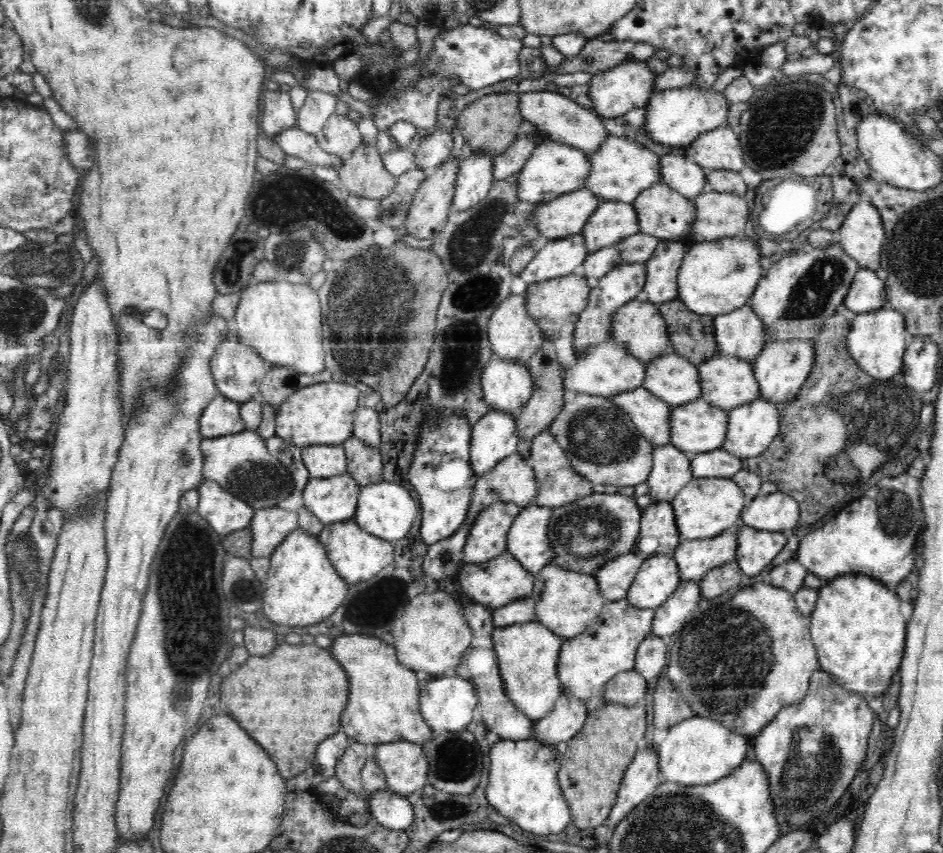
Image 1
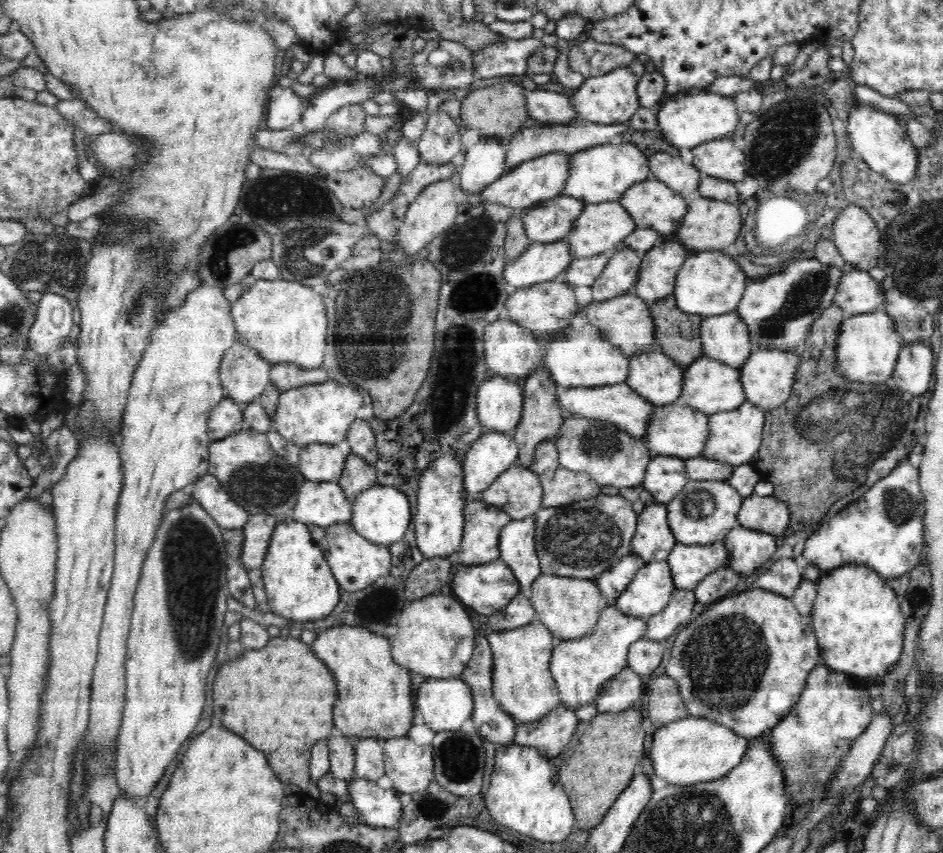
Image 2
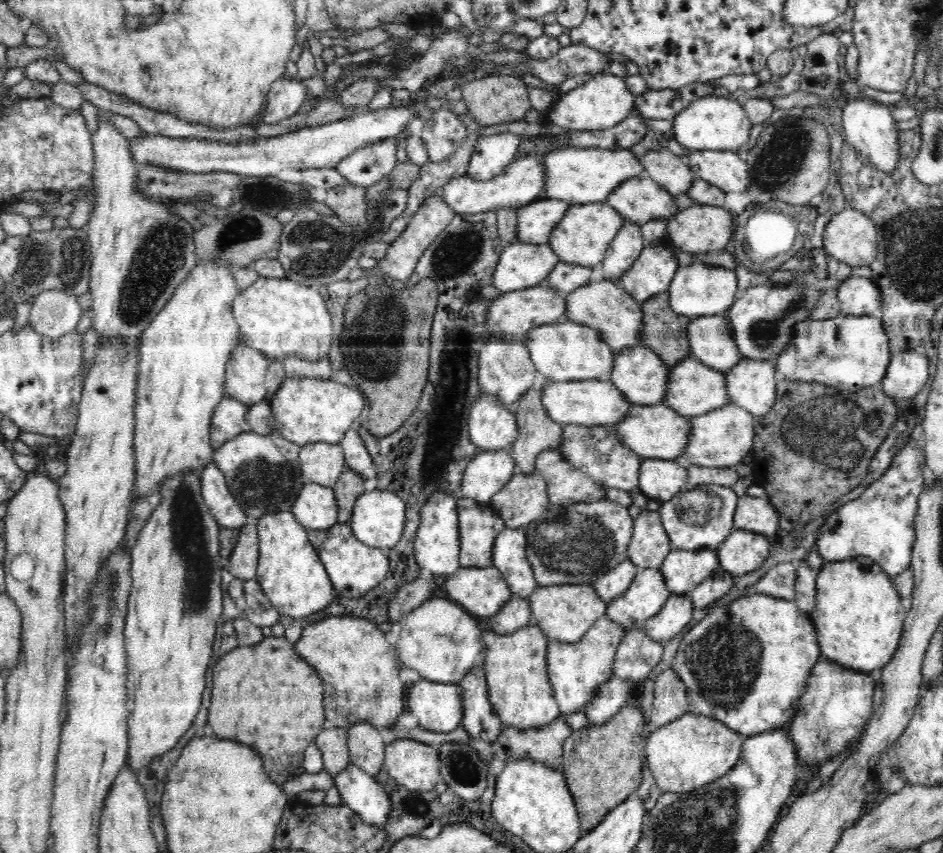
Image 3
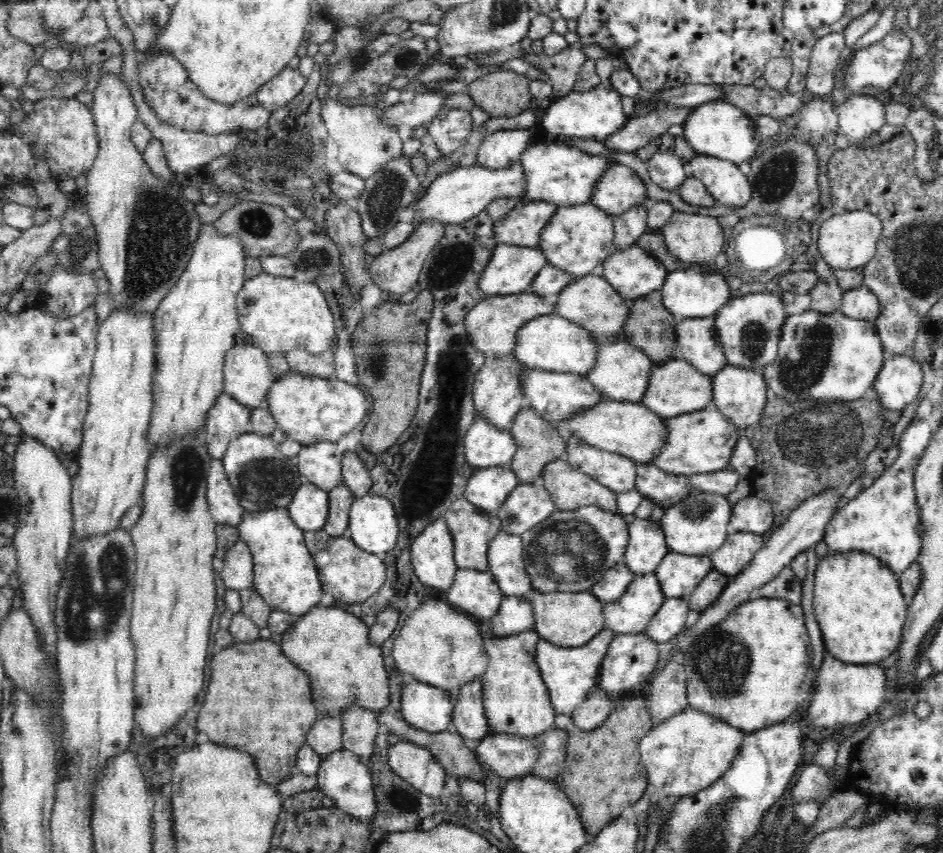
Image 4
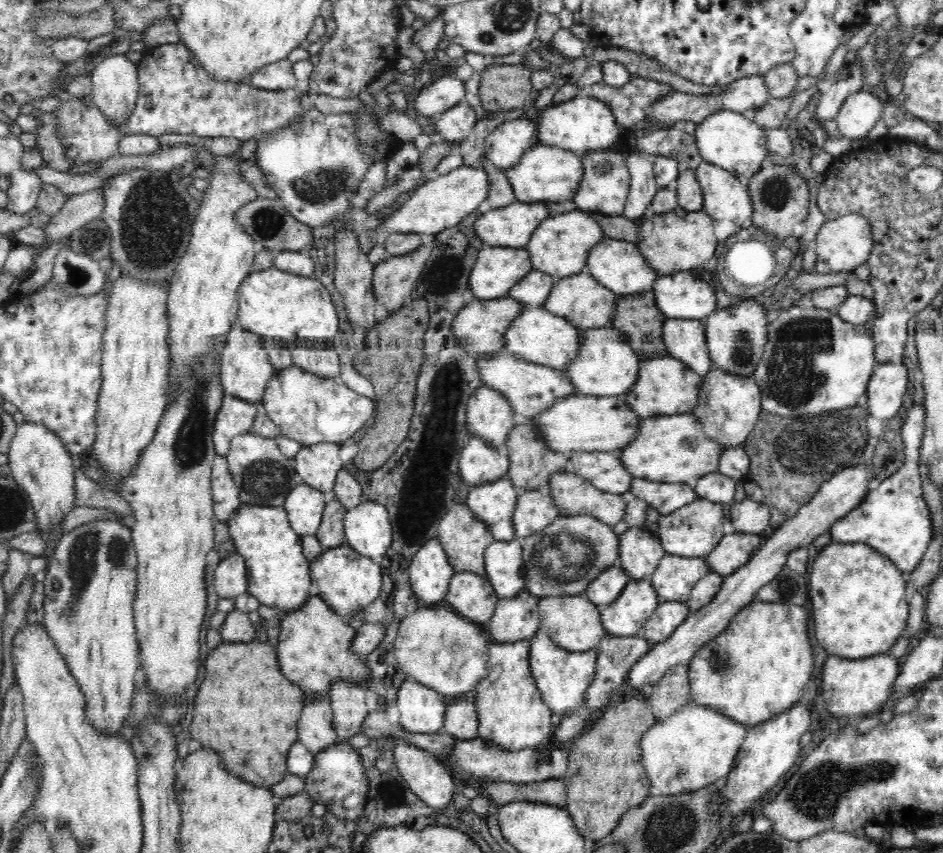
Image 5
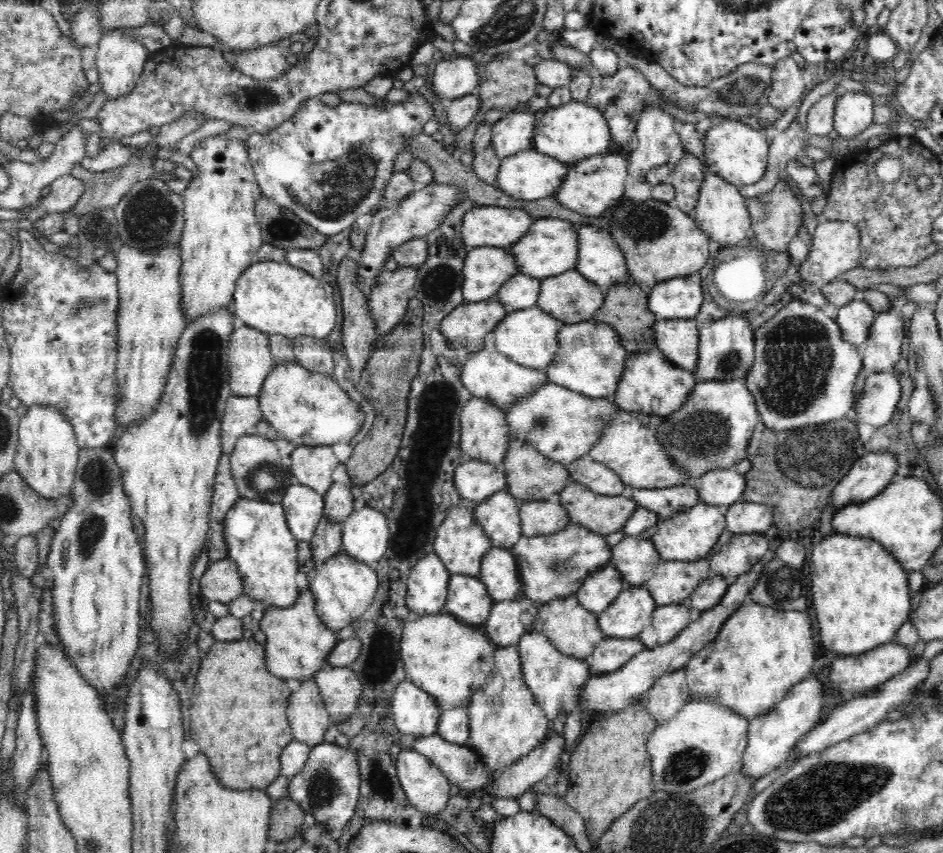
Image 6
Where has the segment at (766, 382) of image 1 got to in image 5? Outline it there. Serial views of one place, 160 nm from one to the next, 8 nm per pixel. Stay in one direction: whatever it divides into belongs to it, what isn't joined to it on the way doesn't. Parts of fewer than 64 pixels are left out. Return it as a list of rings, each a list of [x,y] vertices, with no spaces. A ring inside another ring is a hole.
[[[712,368],[703,376],[698,406],[691,413],[698,419],[702,433],[725,450],[732,446],[741,448],[755,428],[762,410],[762,393],[753,376],[742,377]]]

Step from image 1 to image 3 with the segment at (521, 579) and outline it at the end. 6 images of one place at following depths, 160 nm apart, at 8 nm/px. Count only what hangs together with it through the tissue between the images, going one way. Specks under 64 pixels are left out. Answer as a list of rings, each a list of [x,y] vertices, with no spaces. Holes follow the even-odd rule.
[[[493,565],[460,567],[446,582],[448,600],[456,602],[469,614],[496,614],[512,596],[503,574]]]

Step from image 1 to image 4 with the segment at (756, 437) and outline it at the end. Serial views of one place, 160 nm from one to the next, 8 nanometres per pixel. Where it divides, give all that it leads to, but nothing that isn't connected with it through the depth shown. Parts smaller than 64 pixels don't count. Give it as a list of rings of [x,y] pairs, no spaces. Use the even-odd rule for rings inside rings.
[[[714,404],[702,410],[668,418],[666,424],[668,424],[668,440],[650,463],[670,474],[689,476],[726,469],[734,445],[742,435],[742,432],[736,430],[736,425],[716,409]]]

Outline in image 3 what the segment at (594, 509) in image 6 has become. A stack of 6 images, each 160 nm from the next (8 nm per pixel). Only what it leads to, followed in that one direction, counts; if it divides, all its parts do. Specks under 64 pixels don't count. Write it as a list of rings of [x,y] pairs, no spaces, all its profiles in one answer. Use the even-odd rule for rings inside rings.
[[[560,450],[540,452],[535,472],[546,481],[550,505],[568,507],[606,498],[606,488],[585,472],[575,470],[566,462]]]

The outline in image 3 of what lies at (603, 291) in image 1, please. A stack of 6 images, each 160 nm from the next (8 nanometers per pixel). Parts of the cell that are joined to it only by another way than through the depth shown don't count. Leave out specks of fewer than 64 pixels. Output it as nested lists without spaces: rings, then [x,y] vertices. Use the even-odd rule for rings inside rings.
[[[626,220],[616,233],[602,261],[605,279],[618,281],[635,263],[640,251],[646,246],[640,225]]]

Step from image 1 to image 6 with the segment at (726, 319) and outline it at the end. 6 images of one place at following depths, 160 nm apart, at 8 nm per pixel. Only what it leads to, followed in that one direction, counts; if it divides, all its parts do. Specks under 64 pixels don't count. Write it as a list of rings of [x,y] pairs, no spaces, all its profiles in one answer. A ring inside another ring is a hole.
[[[659,319],[653,326],[655,346],[665,358],[694,373],[698,368],[699,327],[692,319]]]

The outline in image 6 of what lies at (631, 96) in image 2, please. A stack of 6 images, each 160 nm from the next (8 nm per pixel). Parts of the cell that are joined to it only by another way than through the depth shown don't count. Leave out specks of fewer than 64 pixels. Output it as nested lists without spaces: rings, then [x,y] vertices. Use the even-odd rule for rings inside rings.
[[[573,100],[568,102],[567,105],[559,107],[548,106],[539,113],[536,120],[532,148],[542,154],[547,154],[554,159],[560,160],[560,163],[574,164],[591,156],[596,156],[596,154],[604,155],[605,152],[608,152],[608,148],[610,148],[610,140],[611,130],[604,115],[596,107],[590,106],[587,102]]]

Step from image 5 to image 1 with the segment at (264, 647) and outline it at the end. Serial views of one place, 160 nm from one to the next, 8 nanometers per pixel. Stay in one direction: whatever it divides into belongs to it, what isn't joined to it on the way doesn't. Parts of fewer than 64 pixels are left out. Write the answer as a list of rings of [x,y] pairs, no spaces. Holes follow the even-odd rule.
[[[280,643],[266,656],[248,658],[220,684],[220,704],[224,704],[226,712],[236,718],[236,722],[240,722],[240,726],[256,738],[264,750],[268,750],[268,756],[276,762],[278,772],[284,779],[294,779],[302,774],[312,764],[318,744],[341,729],[340,714],[346,708],[348,695],[348,675],[334,660],[329,649],[320,648],[315,643],[297,646]]]

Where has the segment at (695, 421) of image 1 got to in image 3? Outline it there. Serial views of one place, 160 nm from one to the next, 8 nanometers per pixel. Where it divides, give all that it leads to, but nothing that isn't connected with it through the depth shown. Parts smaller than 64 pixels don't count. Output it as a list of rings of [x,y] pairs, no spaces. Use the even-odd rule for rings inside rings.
[[[661,403],[654,405],[632,405],[627,415],[611,428],[626,448],[639,454],[644,460],[660,458],[672,460],[683,453],[684,447],[692,434],[692,422],[690,417],[678,414],[670,407]]]

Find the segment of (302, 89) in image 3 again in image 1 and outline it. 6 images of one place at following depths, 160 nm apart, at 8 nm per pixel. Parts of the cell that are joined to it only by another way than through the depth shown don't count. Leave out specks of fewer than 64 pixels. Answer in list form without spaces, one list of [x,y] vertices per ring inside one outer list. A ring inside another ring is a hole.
[[[267,90],[263,96],[261,132],[274,137],[283,130],[296,127],[296,112],[292,107],[289,93]]]

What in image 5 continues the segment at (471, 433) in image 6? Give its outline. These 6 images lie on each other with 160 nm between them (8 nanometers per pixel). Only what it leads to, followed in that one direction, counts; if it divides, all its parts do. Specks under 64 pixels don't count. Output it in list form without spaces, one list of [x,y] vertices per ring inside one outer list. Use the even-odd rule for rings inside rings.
[[[481,386],[466,406],[467,432],[471,438],[480,437],[496,448],[503,448],[515,426],[514,414],[502,393]]]

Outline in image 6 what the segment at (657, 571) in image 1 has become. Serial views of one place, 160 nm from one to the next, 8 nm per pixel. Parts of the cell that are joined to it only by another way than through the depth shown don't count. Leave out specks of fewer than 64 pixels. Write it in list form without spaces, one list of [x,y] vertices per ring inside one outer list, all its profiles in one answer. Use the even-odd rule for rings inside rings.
[[[627,585],[611,605],[598,614],[598,624],[606,637],[638,637],[651,622],[656,609],[656,603],[646,587]]]

